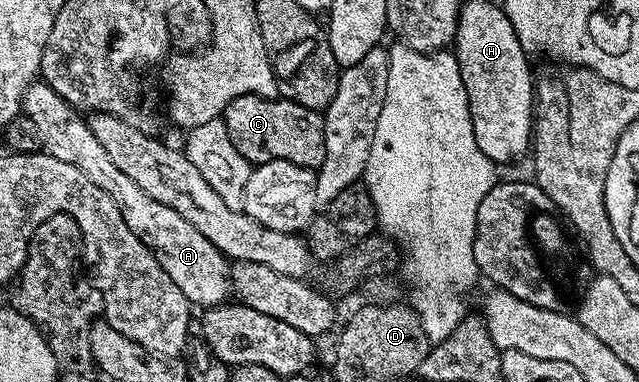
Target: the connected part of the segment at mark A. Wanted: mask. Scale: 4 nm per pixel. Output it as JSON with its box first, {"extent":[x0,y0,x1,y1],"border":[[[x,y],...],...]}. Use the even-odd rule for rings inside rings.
{"extent":[22,80,233,308],"border":[[[36,80],[25,92],[22,113],[33,120],[42,153],[57,156],[57,160],[65,160],[65,164],[73,164],[73,168],[81,168],[81,172],[85,172],[85,176],[89,176],[101,192],[113,196],[113,204],[117,204],[125,224],[129,224],[129,232],[133,232],[133,236],[137,236],[154,252],[161,268],[168,273],[173,284],[185,293],[189,303],[206,308],[228,301],[233,290],[228,259],[201,232],[197,232],[185,216],[173,212],[173,208],[165,208],[165,204],[141,192],[141,188],[137,188],[137,184],[133,184],[133,180],[129,180],[129,176],[125,176],[125,172],[109,160],[97,136],[93,136],[90,121],[82,118],[76,107],[70,106],[48,82]]]}

